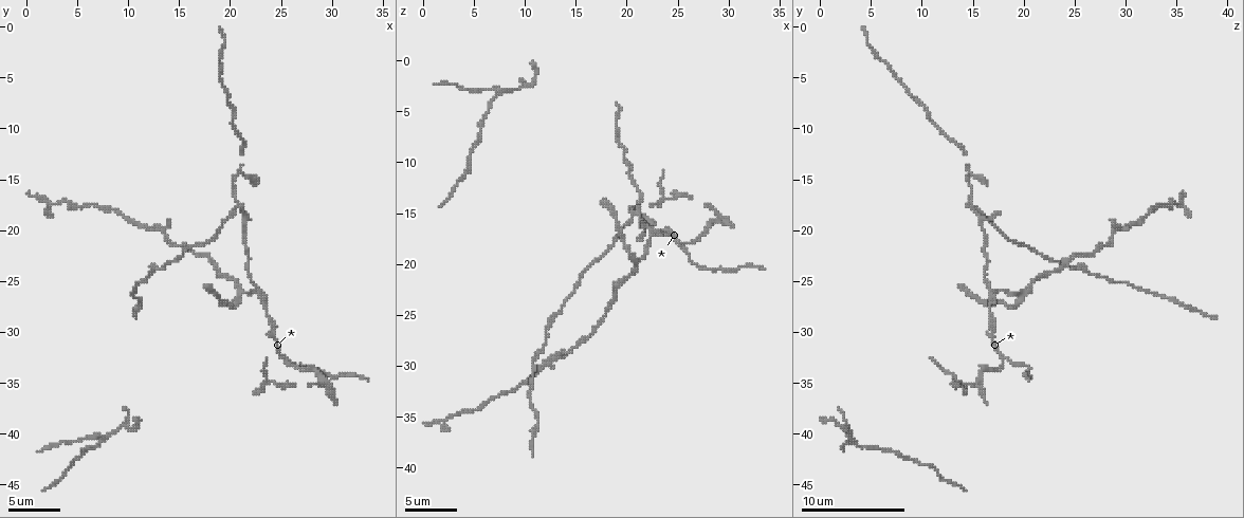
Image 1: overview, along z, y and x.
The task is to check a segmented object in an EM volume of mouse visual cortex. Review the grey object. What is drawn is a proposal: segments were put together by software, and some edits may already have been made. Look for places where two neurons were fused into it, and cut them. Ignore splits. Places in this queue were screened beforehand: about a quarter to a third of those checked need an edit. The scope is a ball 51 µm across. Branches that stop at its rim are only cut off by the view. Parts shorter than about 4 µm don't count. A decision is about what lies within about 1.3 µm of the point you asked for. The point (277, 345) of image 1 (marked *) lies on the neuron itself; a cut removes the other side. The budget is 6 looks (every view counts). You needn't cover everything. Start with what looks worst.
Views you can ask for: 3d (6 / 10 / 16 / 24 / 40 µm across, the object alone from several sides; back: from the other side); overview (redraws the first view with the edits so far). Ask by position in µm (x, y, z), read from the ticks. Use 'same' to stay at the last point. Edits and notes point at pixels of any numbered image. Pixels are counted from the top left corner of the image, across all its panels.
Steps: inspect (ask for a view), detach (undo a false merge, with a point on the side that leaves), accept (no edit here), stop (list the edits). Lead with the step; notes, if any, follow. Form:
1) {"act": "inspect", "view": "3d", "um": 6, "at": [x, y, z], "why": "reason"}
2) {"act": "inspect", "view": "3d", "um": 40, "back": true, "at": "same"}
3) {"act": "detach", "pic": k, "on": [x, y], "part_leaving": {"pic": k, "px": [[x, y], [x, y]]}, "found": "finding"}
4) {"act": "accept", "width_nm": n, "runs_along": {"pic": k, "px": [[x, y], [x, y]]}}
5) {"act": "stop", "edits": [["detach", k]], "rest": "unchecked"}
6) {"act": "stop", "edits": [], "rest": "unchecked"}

{"act": "inspect", "view": "3d", "um": 16, "at": [22.6, 25.8, 17.2], "why": "small branch off a trunk"}

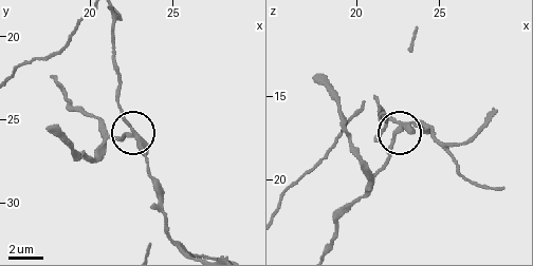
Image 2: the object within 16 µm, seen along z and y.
{"act": "inspect", "view": "3d", "um": 16, "back": true, "at": [22.5, 25.9, 16.9]}

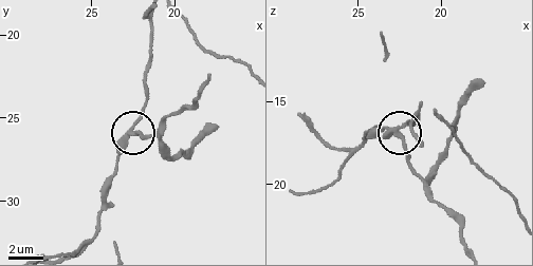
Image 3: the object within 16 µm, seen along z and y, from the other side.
{"act": "accept", "side_arm_um": 36, "found": "one neuron here"}

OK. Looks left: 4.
{"act": "inspect", "view": "3d", "um": 10, "at": [25.2, 32.8, 18.0], "why": "branch point"}

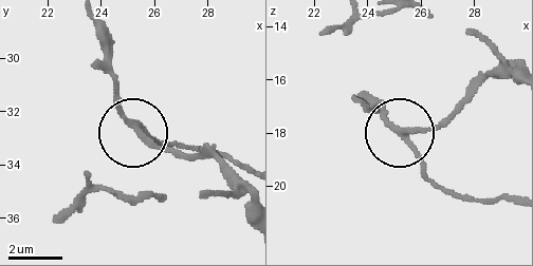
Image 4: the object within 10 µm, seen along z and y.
{"act": "accept", "width_nm": 190, "found": "all the same neuron"}

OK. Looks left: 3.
{"act": "inspect", "view": "3d", "um": 10, "at": [20.6, 17.8, 15.4], "why": "three-way junction"}

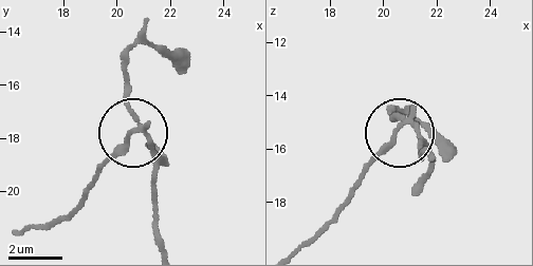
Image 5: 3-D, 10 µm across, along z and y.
{"act": "inspect", "view": "3d", "um": 6, "at": [20.6, 17.7, 15.1]}

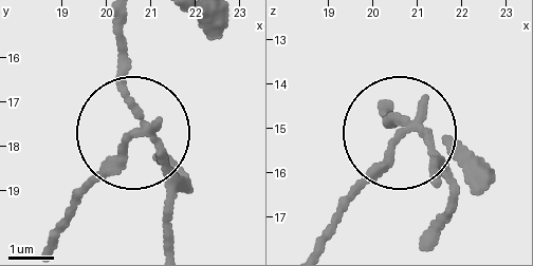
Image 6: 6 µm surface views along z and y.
{"act": "detach", "pic": 6, "on": [108, 173], "width_nm": 150, "found": "two neurons meet here"}

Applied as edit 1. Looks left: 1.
{"act": "stop", "edits": [["detach", 6]], "rest": "unchecked"}

